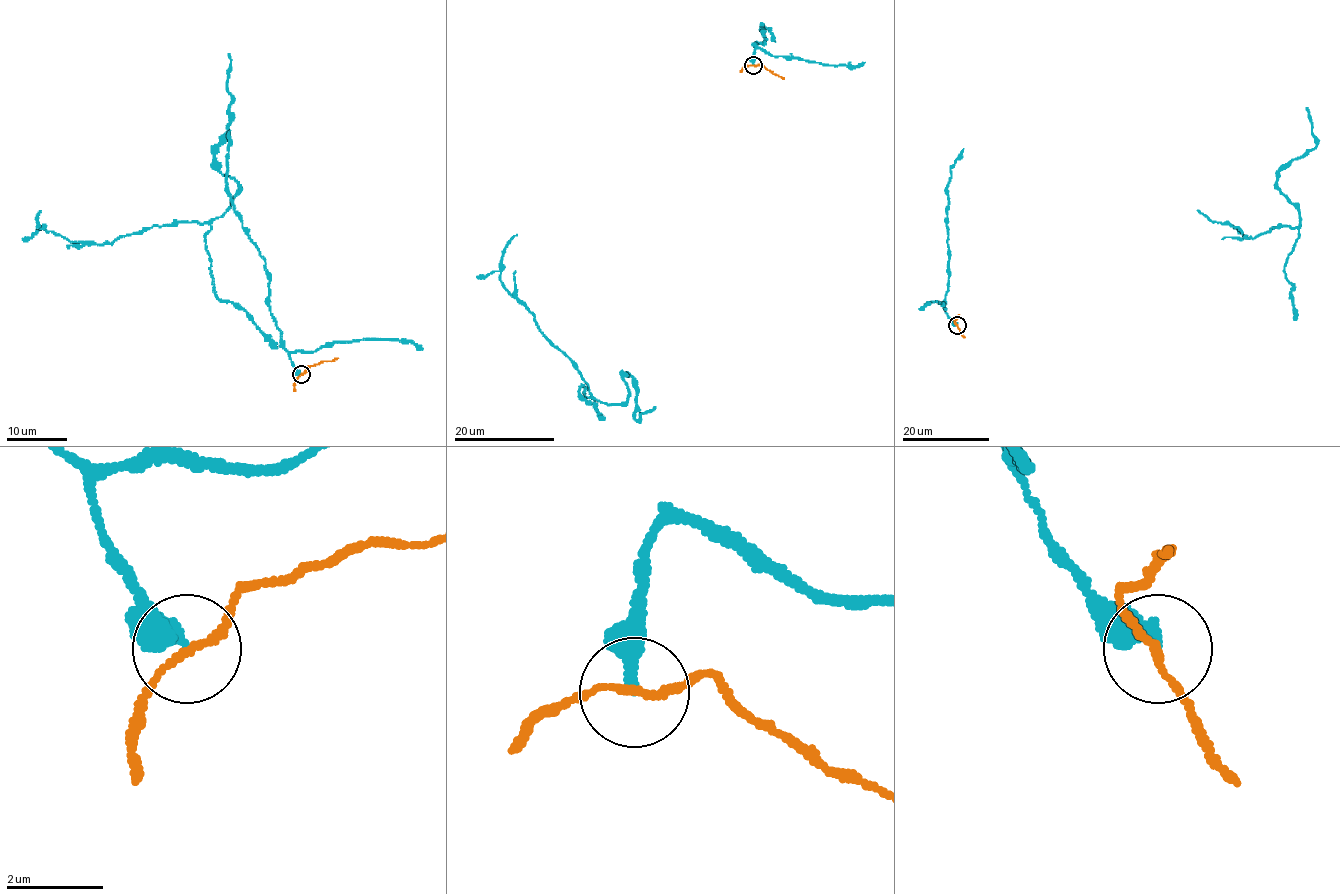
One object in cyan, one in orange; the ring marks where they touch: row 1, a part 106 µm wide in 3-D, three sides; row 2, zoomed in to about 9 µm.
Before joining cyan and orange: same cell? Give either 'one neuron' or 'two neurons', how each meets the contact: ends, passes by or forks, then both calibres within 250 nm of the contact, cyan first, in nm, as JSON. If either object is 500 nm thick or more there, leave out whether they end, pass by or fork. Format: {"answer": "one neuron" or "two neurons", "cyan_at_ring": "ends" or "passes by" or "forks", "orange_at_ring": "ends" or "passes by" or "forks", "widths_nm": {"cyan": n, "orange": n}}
{"answer": "two neurons", "cyan_at_ring": "ends", "orange_at_ring": "passes by", "widths_nm": {"cyan": 280, "orange": 140}}

